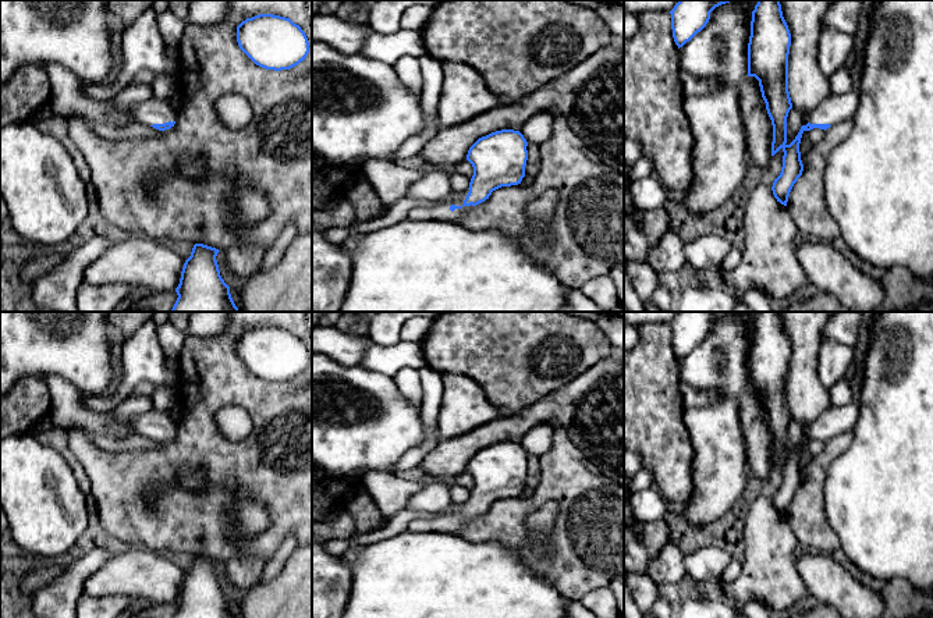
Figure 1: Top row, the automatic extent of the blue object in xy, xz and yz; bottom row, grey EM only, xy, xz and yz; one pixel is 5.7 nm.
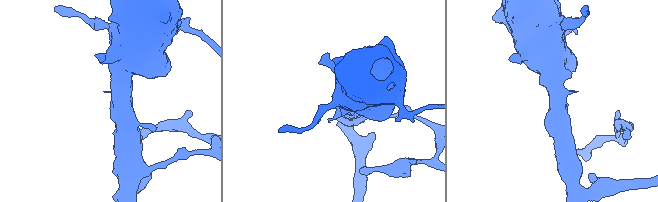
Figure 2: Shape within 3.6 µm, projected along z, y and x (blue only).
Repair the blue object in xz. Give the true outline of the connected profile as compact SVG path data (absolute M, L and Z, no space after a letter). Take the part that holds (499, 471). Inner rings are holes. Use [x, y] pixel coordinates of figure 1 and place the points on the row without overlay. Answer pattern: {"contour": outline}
{"contour": "M501 441L479 450L468 462L473 479L469 500L461 511L430 519L415 518L408 532L457 533L501 498L521 496L528 472L528 454L519 443Z"}

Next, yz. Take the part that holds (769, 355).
{"contour": "M758 312L752 323L751 348L748 355L748 388L759 393L762 409L766 415L767 426L773 437L771 468L780 461L784 464L780 487L774 491L771 502L777 514L787 518L790 504L798 490L802 487L803 476L801 472L799 455L802 445L813 440L827 441L831 437L852 430L859 416L859 404L855 401L842 406L829 406L810 425L808 436L802 437L795 451L787 455L787 429L792 420L788 404L788 366L791 358L791 345L783 328L780 312Z"}

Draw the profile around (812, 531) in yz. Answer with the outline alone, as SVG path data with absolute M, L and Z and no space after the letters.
M852 430L831 437L806 468L802 487L794 496L787 514L799 550L831 554L840 548L838 536L824 512L824 480L833 461L849 448L852 437Z

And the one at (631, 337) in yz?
M624 324L624 351L632 349L639 342L639 334L636 327Z

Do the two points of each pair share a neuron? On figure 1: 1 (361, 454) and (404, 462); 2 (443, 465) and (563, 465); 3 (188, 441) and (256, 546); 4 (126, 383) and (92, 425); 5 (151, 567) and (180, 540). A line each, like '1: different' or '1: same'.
1: different
2: different
3: same
4: different
5: different

